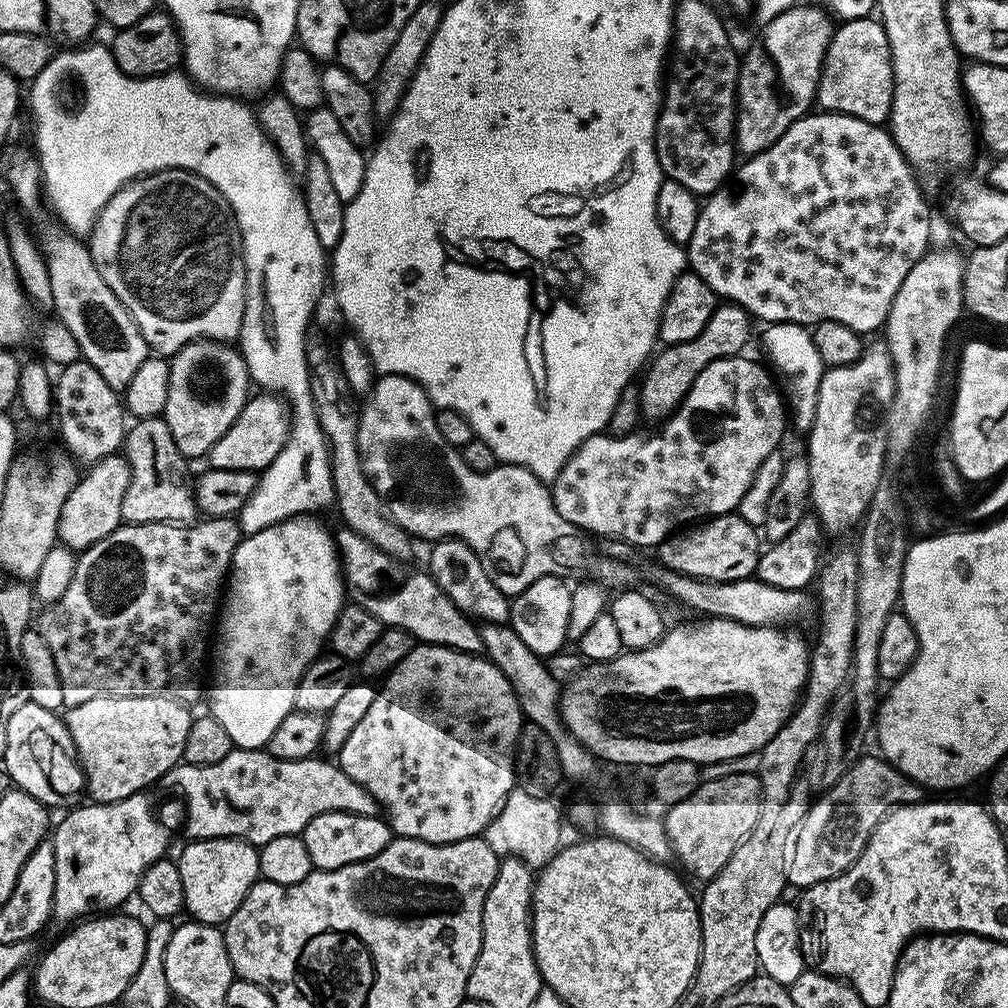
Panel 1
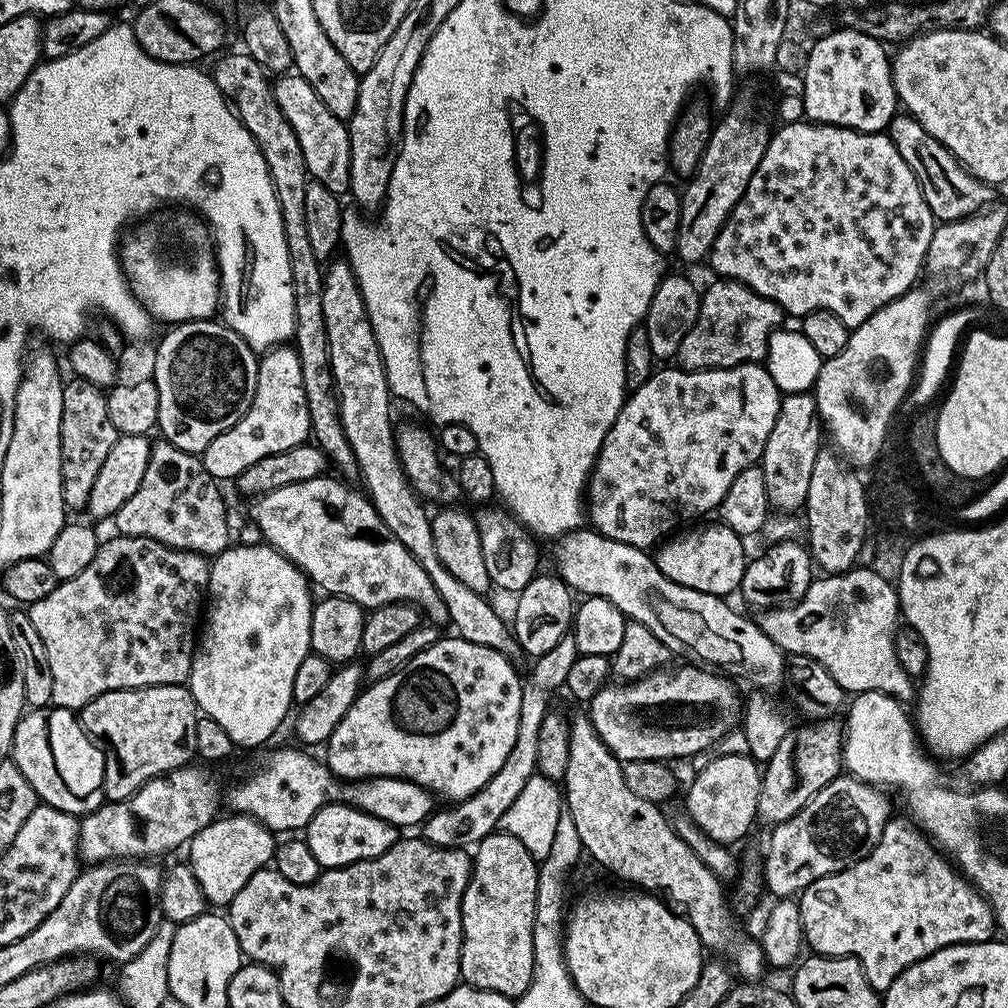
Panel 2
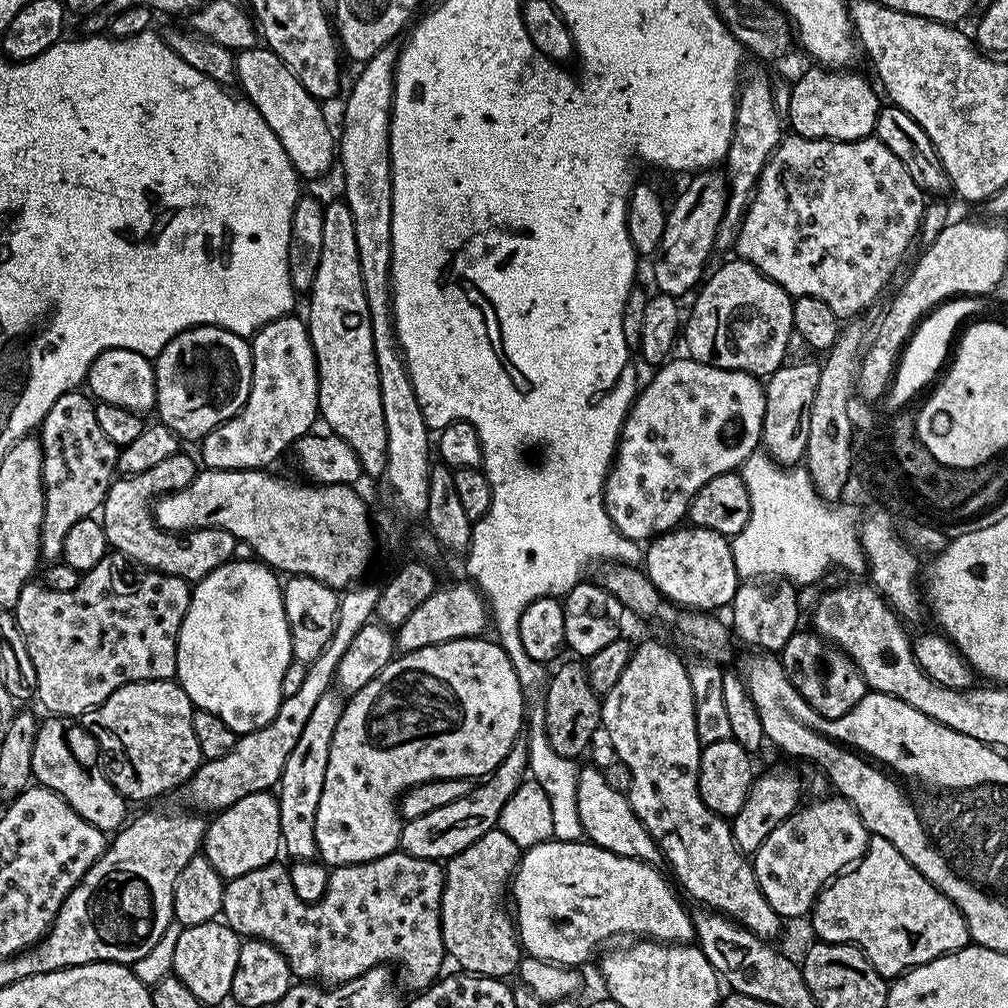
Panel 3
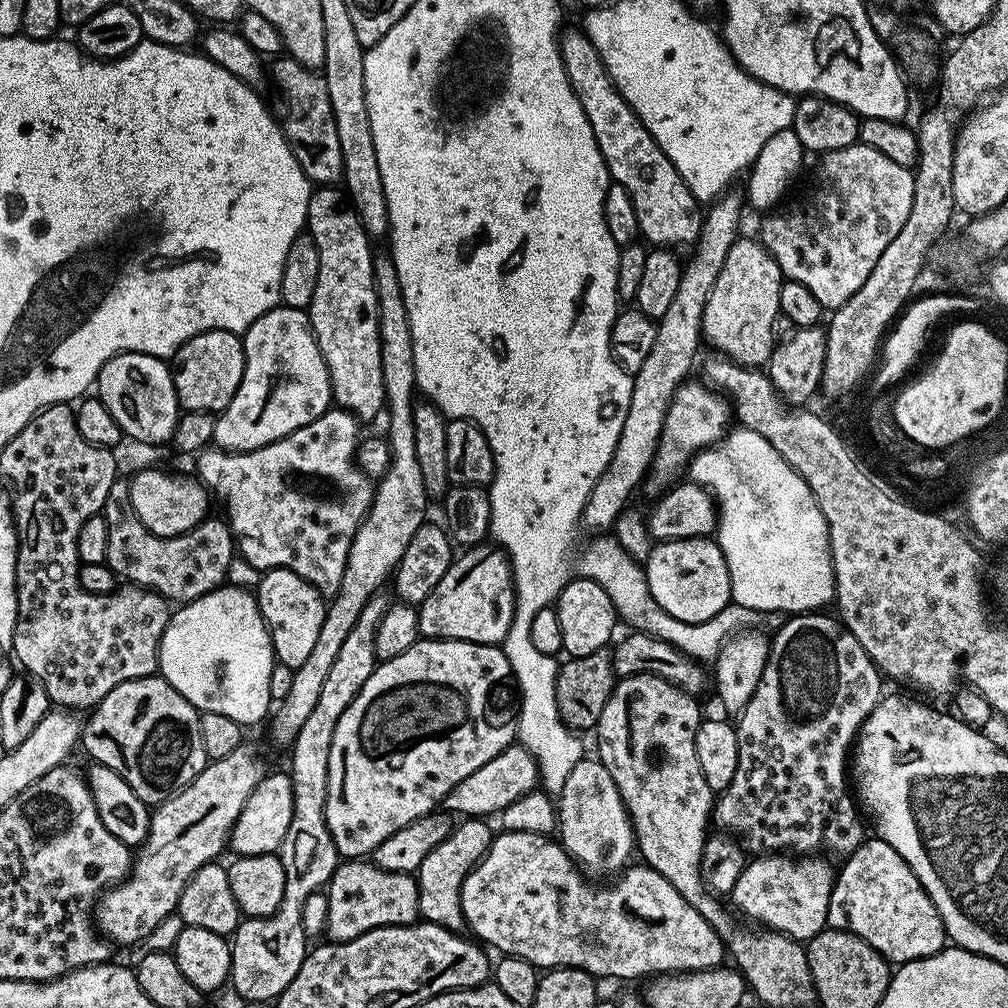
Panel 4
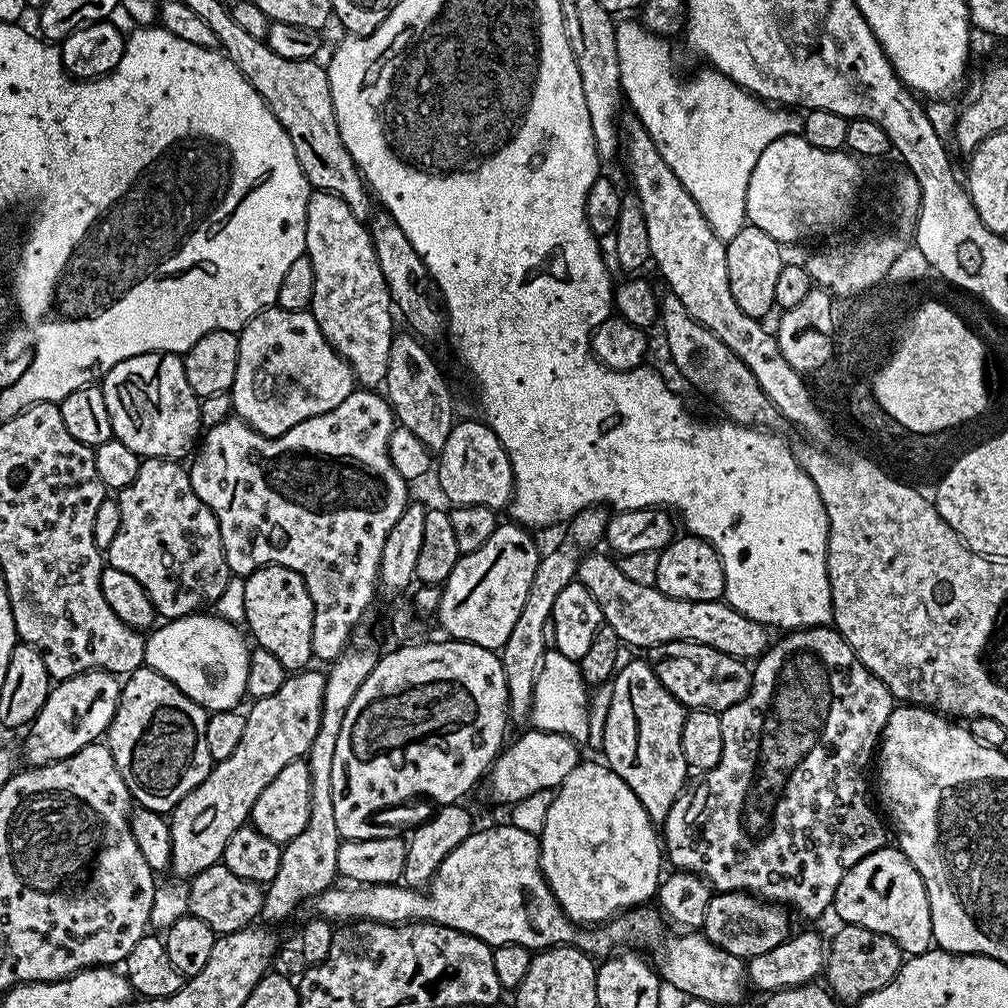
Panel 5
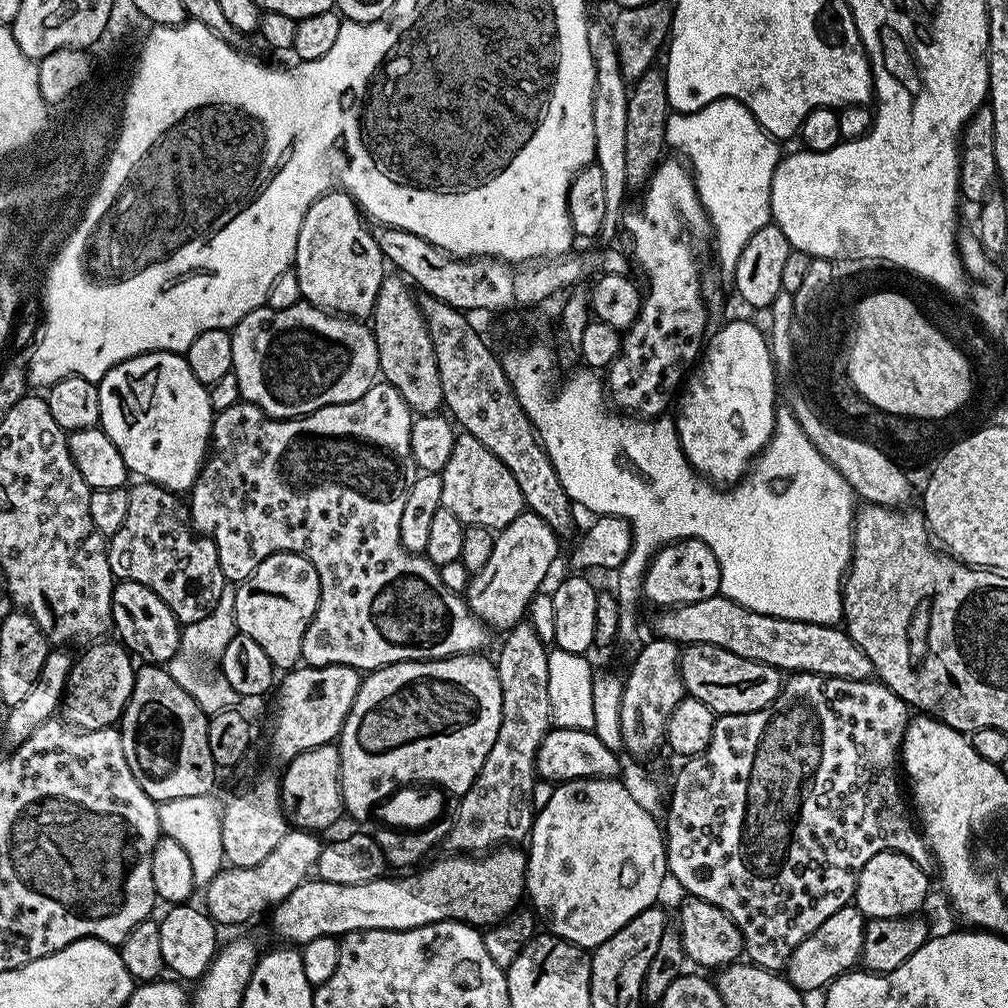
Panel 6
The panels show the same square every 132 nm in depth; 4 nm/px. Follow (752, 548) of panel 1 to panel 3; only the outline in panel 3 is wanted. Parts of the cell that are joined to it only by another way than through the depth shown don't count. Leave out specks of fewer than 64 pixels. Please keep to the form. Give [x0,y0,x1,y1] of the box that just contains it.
[642,526,742,610]

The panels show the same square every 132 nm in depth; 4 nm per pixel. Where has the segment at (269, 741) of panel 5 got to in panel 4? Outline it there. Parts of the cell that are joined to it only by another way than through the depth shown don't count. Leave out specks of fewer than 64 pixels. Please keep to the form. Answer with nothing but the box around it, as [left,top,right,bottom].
[94,743,266,946]

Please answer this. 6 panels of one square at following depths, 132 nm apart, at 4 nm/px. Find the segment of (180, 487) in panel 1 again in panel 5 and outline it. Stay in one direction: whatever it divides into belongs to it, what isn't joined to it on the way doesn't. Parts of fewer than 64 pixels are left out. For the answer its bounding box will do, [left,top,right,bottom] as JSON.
[106,475,230,621]

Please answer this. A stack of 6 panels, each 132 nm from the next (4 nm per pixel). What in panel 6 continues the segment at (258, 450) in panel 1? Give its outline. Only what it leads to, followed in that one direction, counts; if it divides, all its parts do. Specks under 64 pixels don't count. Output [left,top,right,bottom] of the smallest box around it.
[231,302,378,420]

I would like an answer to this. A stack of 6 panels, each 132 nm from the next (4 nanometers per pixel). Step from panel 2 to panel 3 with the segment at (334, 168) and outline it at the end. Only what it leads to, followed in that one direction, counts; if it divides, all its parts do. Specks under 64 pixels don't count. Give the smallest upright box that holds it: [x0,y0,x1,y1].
[235,46,338,181]

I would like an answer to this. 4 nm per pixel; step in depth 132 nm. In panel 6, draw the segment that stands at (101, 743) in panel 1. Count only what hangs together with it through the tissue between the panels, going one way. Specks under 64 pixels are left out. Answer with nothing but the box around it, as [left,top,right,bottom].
[118,664,218,802]

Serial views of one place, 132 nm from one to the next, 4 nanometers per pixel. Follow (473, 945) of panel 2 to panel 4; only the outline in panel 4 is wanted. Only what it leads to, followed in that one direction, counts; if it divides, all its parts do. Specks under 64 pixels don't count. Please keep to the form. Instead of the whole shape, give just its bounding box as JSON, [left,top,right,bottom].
[415,818,494,930]

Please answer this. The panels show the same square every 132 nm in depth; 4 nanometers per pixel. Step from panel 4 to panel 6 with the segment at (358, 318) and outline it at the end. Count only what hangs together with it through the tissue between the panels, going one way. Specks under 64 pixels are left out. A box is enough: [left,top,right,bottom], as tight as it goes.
[294,190,386,318]

